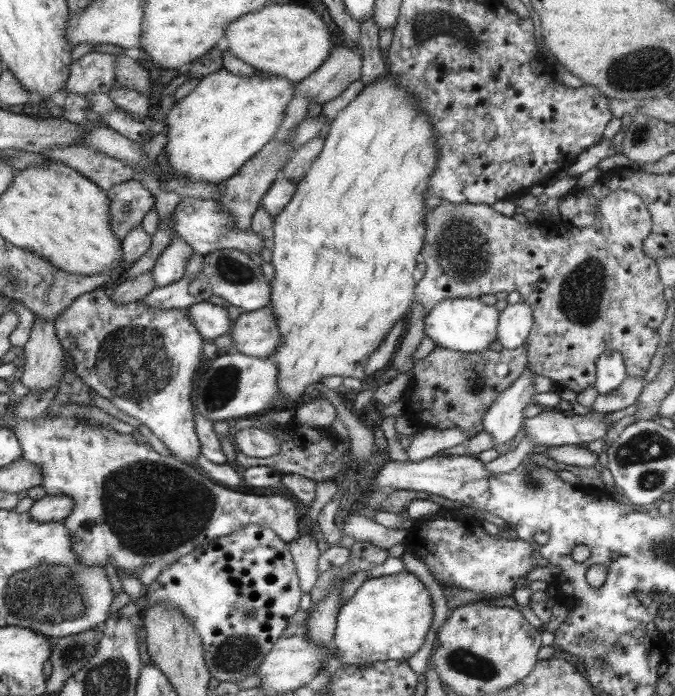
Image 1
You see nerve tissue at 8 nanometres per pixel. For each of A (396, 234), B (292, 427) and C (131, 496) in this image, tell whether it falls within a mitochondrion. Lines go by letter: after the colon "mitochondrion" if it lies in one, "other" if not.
A: other
B: other
C: mitochondrion

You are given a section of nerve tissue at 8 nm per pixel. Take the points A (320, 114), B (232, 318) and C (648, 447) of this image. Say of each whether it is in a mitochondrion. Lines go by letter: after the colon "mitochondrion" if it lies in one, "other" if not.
A: other
B: other
C: mitochondrion

